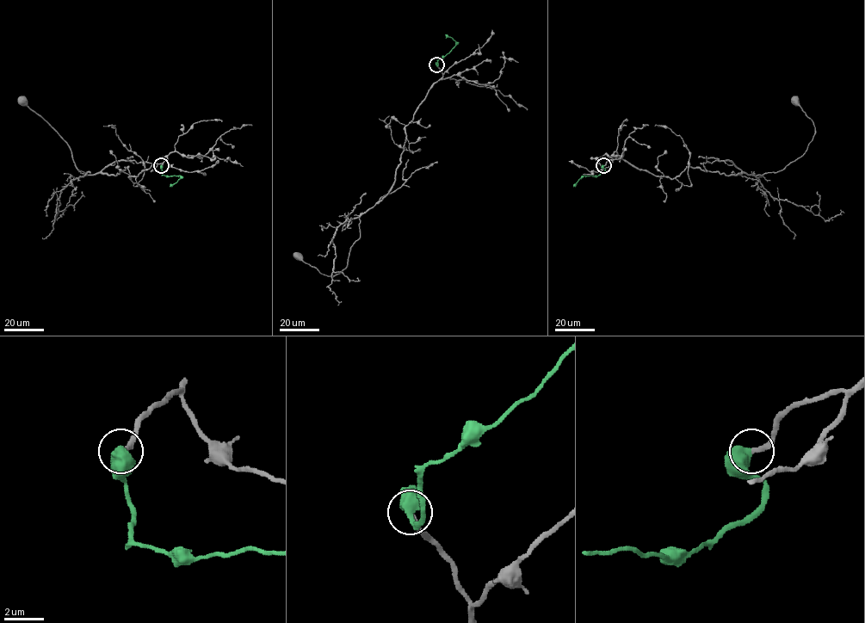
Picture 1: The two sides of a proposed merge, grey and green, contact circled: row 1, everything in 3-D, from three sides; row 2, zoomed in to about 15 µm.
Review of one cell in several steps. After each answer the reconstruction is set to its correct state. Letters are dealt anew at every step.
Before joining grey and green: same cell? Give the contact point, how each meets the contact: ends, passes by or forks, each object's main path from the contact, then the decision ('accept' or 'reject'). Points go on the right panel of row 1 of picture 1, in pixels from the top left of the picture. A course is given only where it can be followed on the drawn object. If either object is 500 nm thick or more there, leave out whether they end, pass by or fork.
place (603, 165); course grey (603, 165), (620, 157), (670, 178), (691, 166), (727, 175), (776, 172), (800, 158), (815, 132), (796, 101); course green (603, 165), (604, 170), (599, 175), (583, 175), (573, 186); accept

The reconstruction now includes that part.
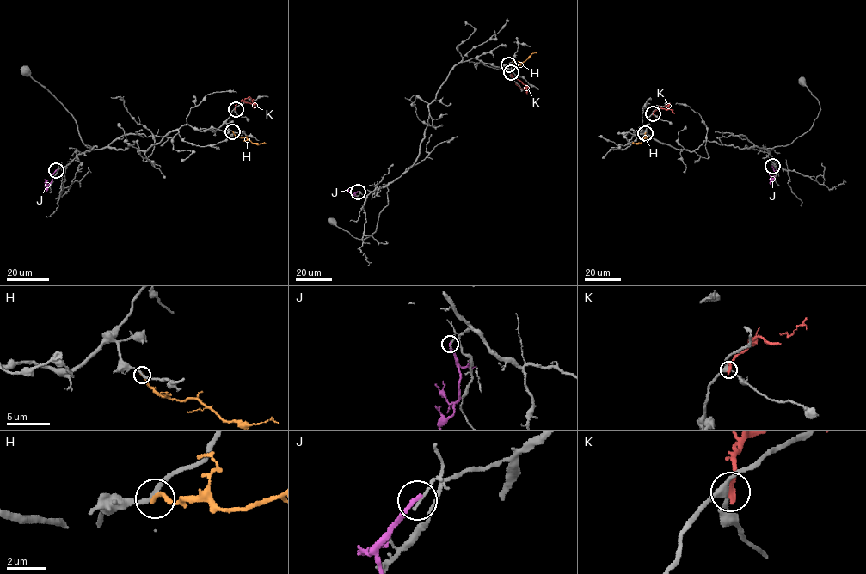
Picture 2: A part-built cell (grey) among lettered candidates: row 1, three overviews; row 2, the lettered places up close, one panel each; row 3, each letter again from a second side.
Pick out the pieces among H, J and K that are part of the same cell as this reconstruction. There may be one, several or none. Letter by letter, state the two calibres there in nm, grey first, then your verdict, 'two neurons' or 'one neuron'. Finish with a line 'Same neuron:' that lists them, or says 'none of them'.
H: calibres 220 and 240 nm; two neurons
J: calibres 130 and 240 nm; two neurons
K: calibres 280 and 320 nm; two neurons
Same neuron: none of them

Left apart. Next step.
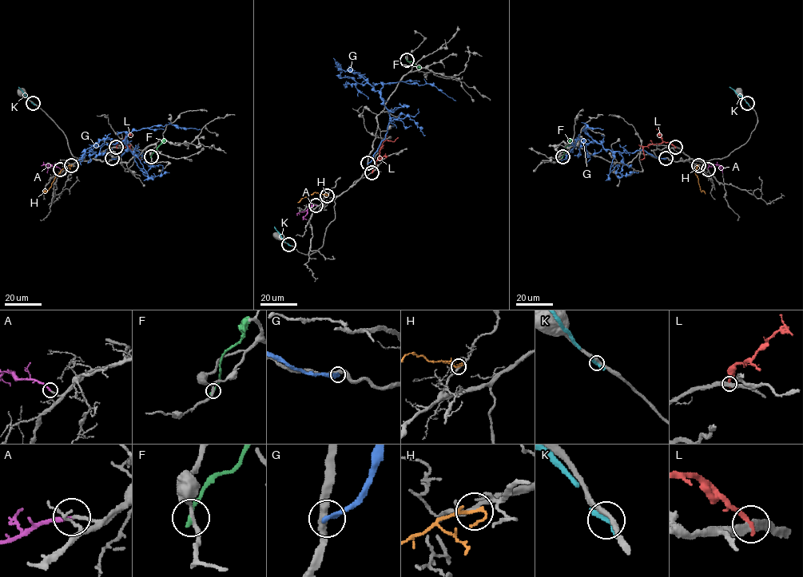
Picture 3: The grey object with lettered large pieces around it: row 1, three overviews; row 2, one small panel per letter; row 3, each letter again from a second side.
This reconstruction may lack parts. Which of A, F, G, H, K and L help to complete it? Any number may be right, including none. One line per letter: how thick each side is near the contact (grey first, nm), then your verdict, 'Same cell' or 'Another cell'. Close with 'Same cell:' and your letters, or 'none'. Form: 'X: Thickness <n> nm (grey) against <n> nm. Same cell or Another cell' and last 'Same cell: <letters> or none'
A: Thickness 180 nm (grey) against 190 nm. Same cell
F: Thickness 220 nm (grey) against 240 nm. Another cell
G: Thickness 380 nm (grey) against 340 nm. Another cell
H: Thickness 200 nm (grey) against 120 nm. Another cell
K: Thickness 280 nm (grey) against 400 nm. Another cell
L: Thickness 320 nm (grey) against 300 nm. Another cell
Same cell: A

